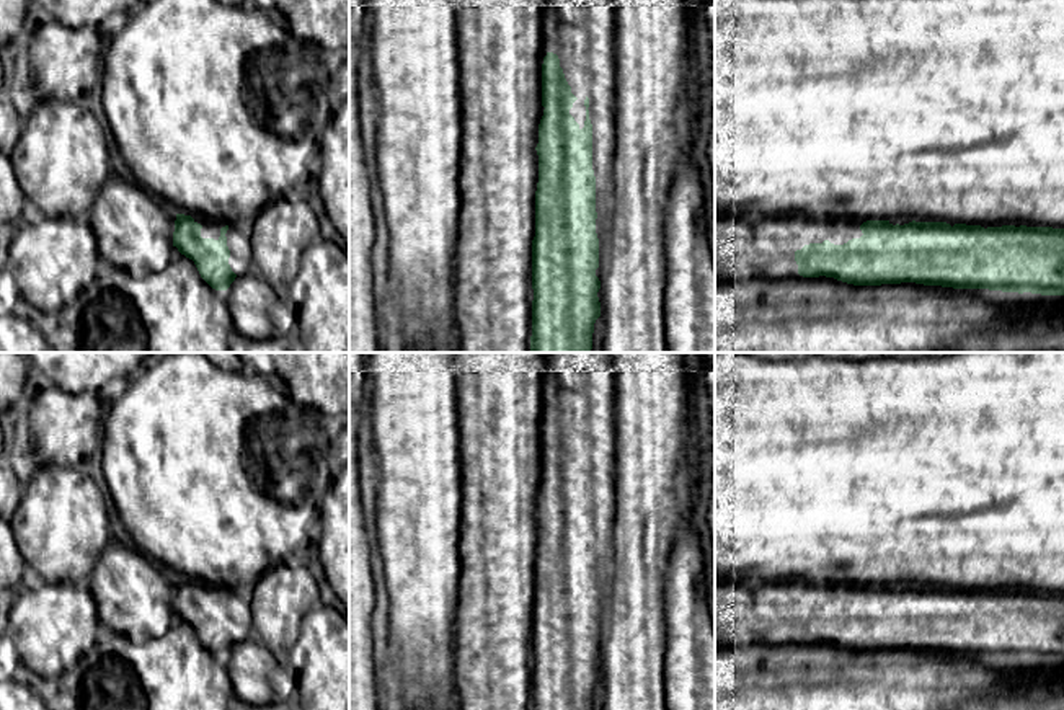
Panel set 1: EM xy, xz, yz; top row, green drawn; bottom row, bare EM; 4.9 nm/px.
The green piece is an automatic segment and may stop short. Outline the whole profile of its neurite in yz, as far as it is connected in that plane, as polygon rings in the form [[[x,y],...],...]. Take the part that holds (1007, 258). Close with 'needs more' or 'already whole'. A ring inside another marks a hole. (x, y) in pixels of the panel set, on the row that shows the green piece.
[[[805,214],[772,217],[715,217],[715,282],[746,276],[757,261],[764,261],[772,277],[834,277],[853,286],[915,282],[953,289],[989,289],[1002,292],[1031,292],[1064,295],[1064,229],[1026,225],[966,225],[947,222],[901,222],[836,219],[816,220]]]; needs more

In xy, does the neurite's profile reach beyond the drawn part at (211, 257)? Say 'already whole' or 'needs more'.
needs more

